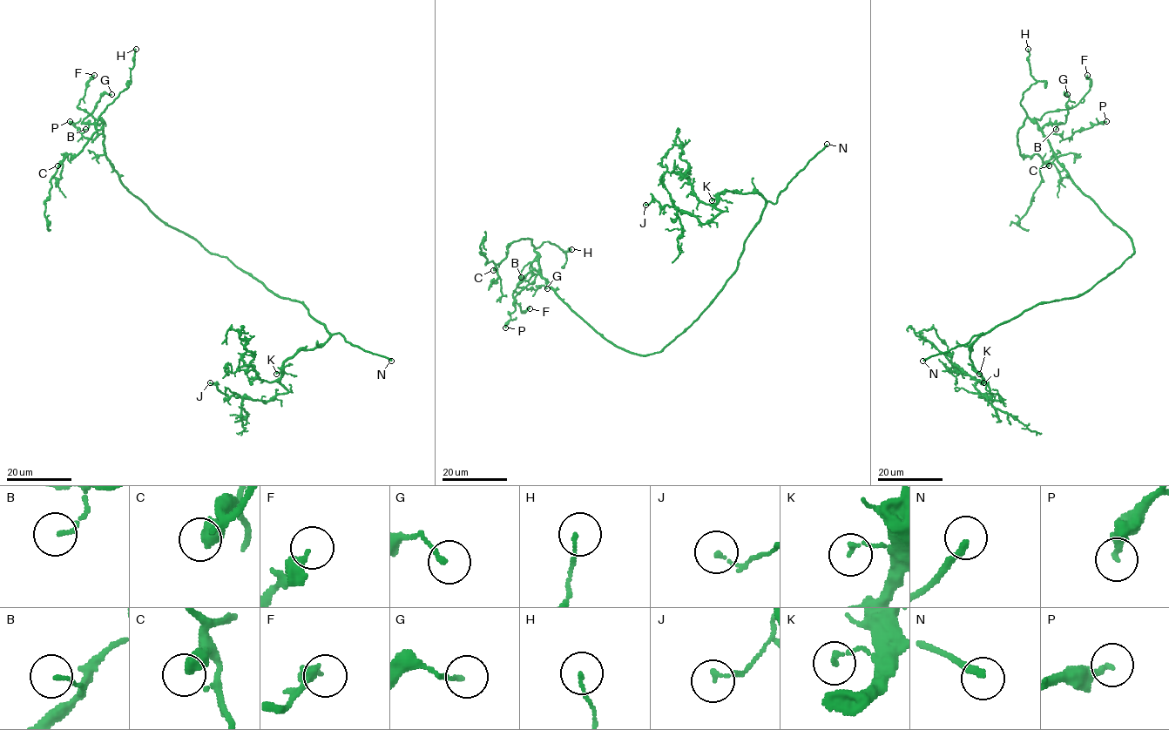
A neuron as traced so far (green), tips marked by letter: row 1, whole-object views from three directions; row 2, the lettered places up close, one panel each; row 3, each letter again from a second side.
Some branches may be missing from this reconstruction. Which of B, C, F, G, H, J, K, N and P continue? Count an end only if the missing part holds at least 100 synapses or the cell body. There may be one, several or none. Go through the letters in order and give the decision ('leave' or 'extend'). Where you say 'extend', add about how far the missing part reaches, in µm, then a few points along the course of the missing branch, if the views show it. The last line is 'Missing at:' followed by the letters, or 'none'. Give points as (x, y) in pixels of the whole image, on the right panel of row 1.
B: leave
C: leave
F: leave
G: leave
H: leave
J: leave
K: leave
N: extend; missing 35 µm
P: leave
Missing at: N

